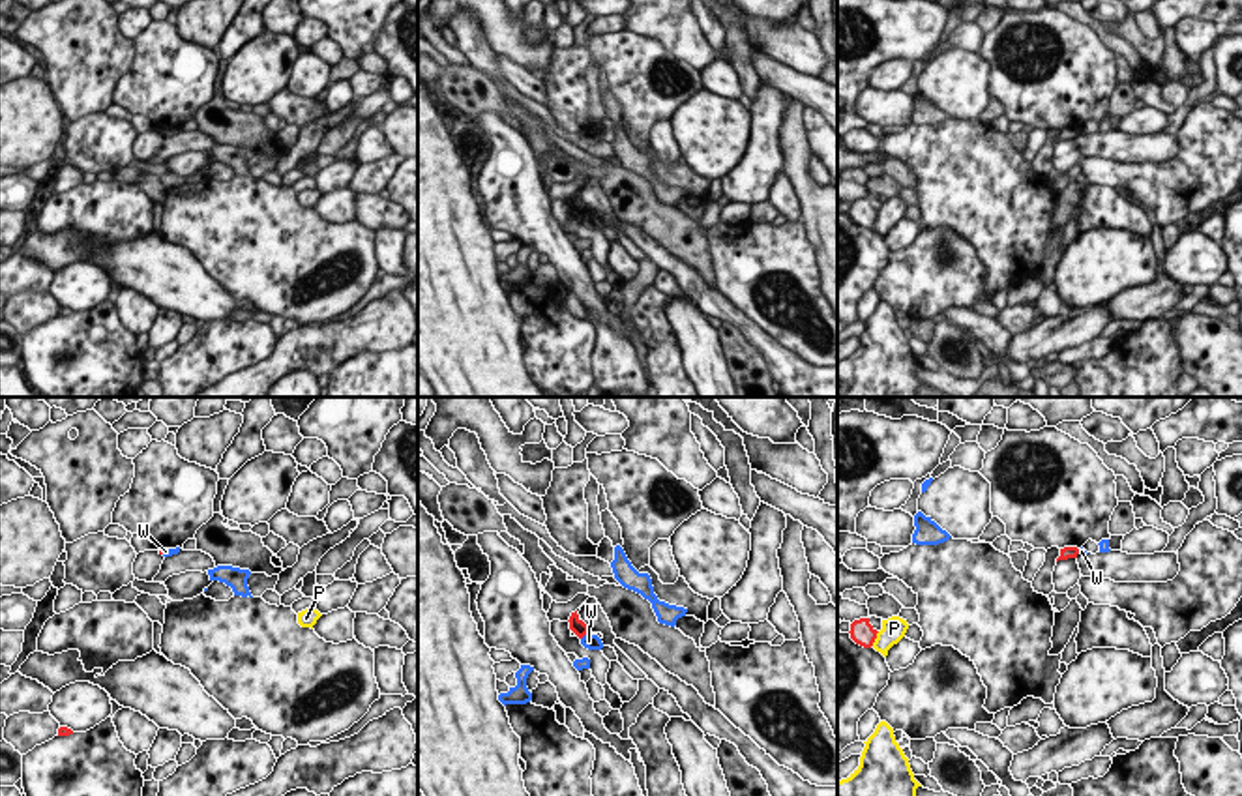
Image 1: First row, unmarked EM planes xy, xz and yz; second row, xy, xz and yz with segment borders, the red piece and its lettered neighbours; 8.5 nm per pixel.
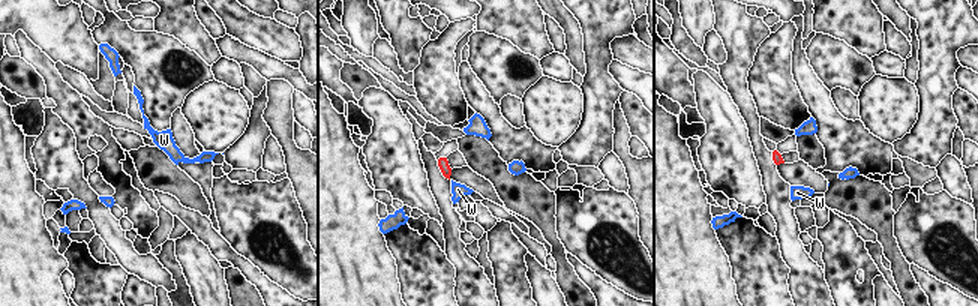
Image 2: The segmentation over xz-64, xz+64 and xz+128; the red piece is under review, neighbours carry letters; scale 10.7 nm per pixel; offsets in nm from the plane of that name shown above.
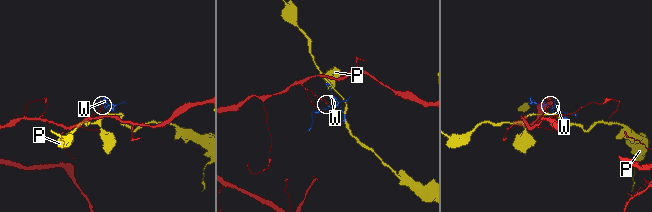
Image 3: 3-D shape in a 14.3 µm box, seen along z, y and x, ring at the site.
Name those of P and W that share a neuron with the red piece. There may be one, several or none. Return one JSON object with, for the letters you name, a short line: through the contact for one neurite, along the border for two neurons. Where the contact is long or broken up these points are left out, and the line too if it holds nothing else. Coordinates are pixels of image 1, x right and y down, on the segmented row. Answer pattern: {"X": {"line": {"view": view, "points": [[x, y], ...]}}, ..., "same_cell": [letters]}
{"same_cell": []}

